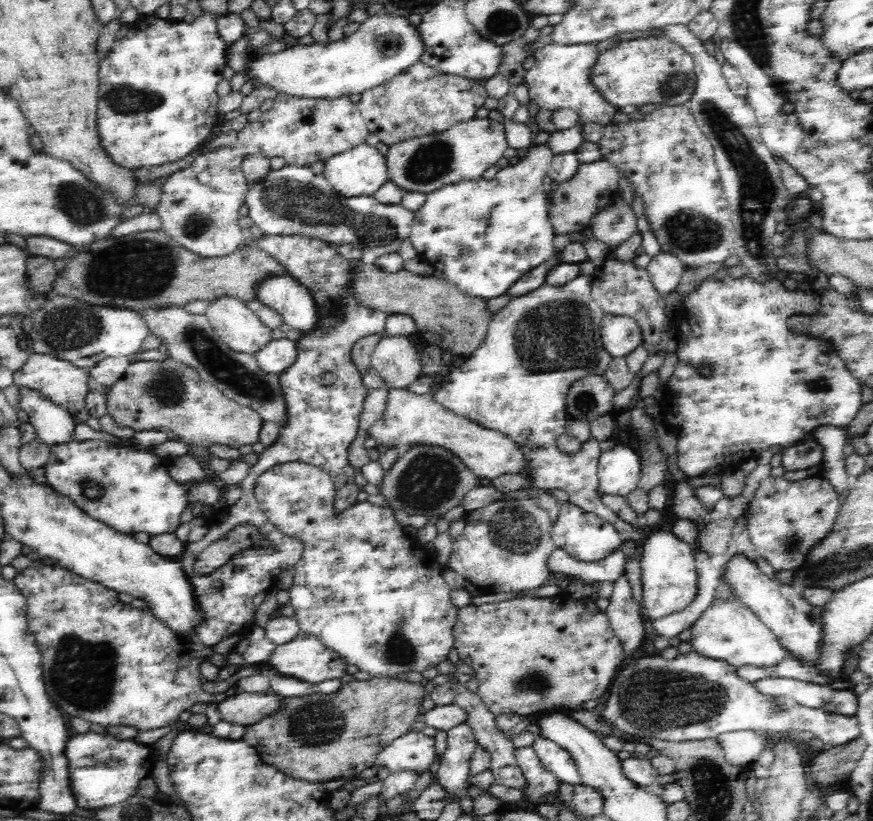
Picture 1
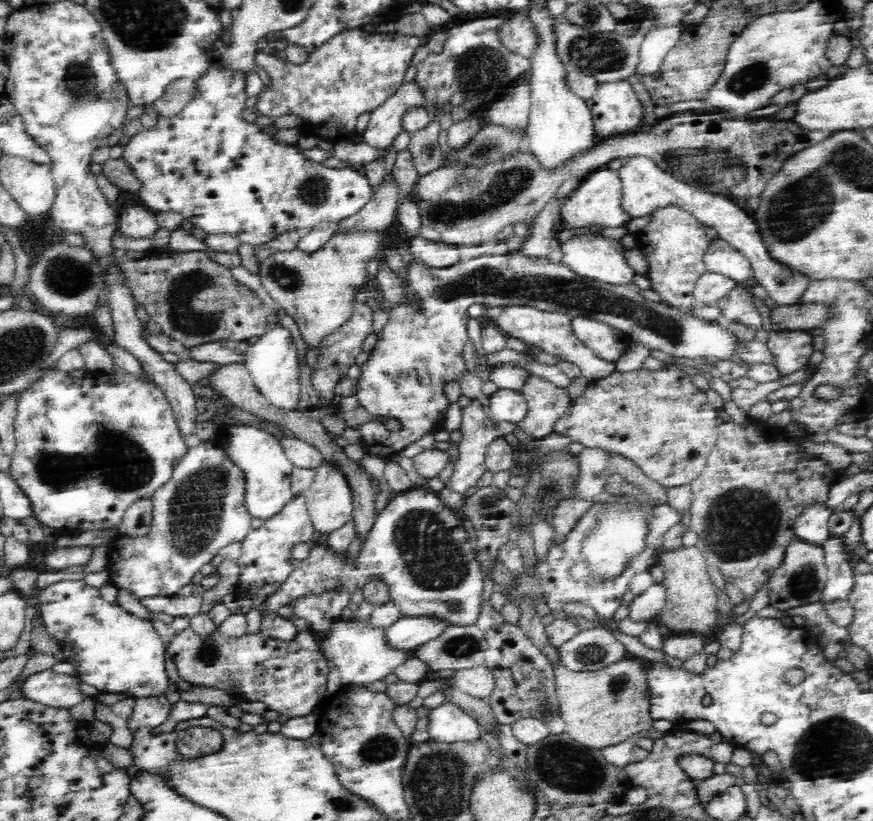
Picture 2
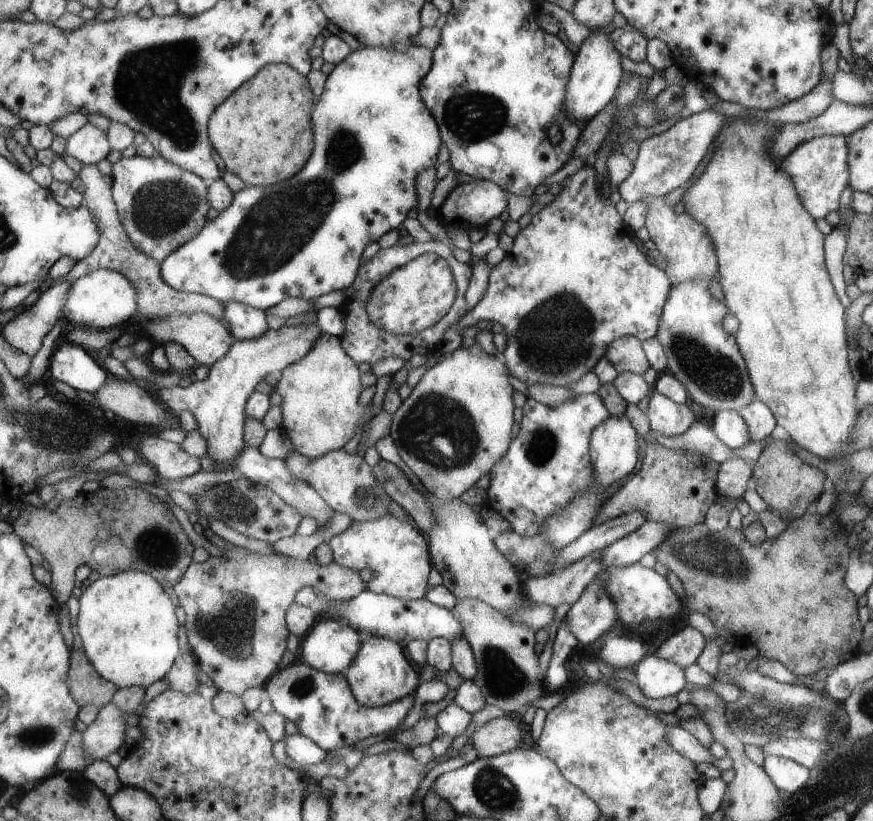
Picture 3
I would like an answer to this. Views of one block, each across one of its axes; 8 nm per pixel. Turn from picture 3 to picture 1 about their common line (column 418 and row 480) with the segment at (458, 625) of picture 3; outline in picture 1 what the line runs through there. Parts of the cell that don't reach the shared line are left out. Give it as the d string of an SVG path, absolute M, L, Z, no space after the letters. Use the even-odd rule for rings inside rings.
M630 443L612 445L608 450L597 454L598 494L616 494L626 496L633 490L641 477L641 457Z

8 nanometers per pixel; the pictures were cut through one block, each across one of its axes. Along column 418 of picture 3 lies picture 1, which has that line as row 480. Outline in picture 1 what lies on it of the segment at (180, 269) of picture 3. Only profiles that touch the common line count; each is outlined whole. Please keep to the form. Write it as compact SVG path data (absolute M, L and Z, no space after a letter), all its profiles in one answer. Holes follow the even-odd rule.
M99 439L84 441L64 441L50 448L49 459L44 463L46 482L62 496L66 495L74 501L88 516L103 522L118 532L133 535L136 532L146 532L149 535L161 535L174 533L180 523L180 514L188 504L200 502L203 506L213 505L220 498L220 489L213 483L196 484L196 486L184 486L176 482L168 474L170 460L166 464L160 464L160 458L146 450L134 450L134 448L122 448L114 446ZM84 484L97 486L97 497L88 497L82 489Z

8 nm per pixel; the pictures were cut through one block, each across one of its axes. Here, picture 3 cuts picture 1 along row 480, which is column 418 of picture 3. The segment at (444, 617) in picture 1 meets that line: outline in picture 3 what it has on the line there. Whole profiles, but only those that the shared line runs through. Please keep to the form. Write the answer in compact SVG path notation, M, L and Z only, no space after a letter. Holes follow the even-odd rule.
M426 253L396 269L375 286L365 306L368 322L393 335L422 333L447 316L457 294L450 263L434 253Z

